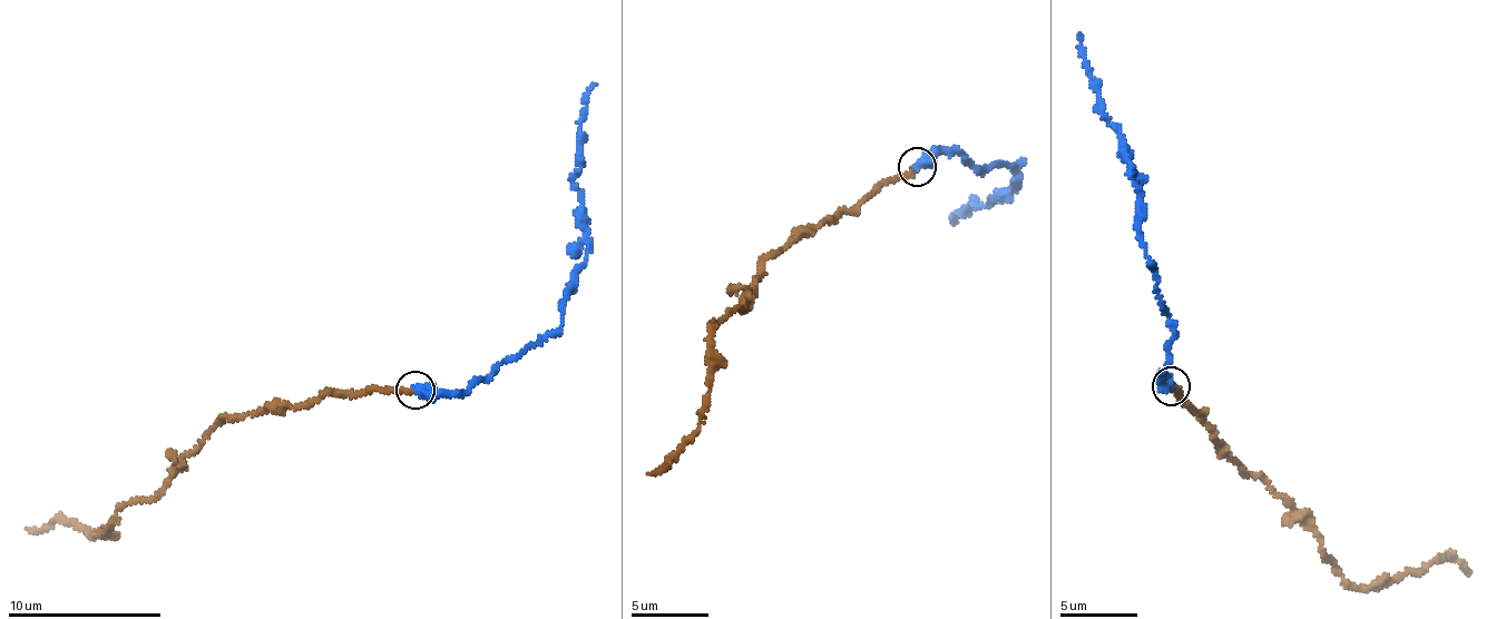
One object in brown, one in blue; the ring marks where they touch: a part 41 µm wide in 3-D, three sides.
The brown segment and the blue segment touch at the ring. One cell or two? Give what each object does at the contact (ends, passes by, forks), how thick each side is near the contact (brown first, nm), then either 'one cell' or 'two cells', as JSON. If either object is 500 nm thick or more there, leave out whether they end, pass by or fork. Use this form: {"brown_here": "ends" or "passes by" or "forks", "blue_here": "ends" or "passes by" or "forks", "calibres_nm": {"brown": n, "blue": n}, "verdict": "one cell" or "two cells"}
{"brown_here": "ends", "blue_here": "ends", "calibres_nm": {"brown": 220, "blue": 440}, "verdict": "two cells"}

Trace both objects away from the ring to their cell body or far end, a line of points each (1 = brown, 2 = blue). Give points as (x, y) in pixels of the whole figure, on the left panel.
1: (416, 390), (342, 392), (224, 419), (155, 498), (125, 505), (100, 537), (55, 520), (26, 528)
2: (416, 390), (462, 394), (560, 327), (572, 274), (586, 259), (585, 209), (574, 175), (582, 111), (596, 85)

